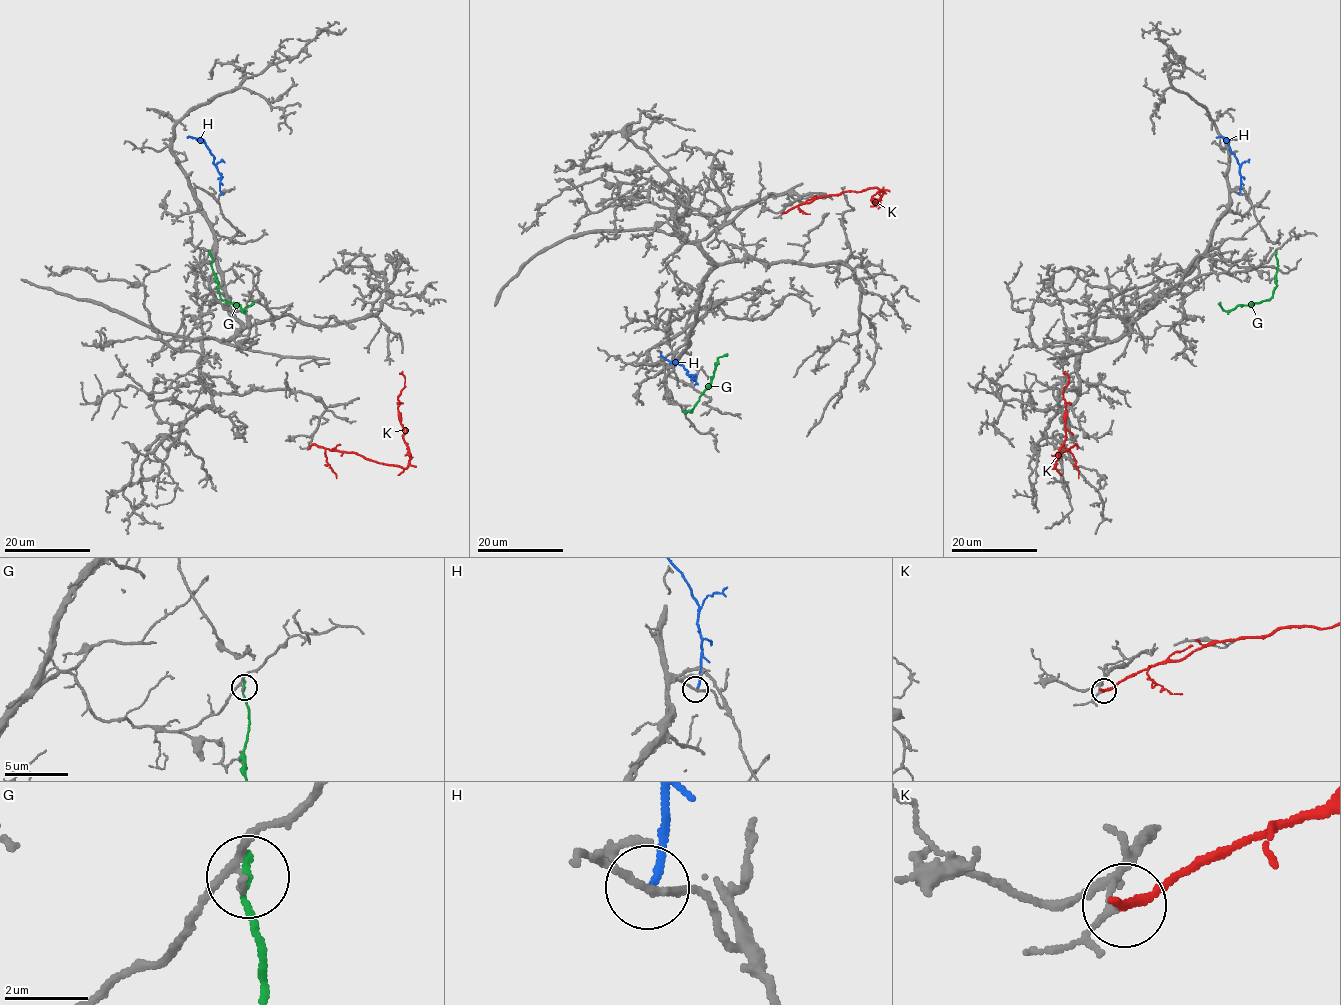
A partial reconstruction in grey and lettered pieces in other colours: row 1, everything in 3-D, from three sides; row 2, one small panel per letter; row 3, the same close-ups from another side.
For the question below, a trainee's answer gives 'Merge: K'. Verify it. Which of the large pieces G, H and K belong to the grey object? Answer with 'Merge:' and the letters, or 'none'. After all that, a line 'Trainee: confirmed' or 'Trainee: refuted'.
Merge: none
Trainee: refuted

